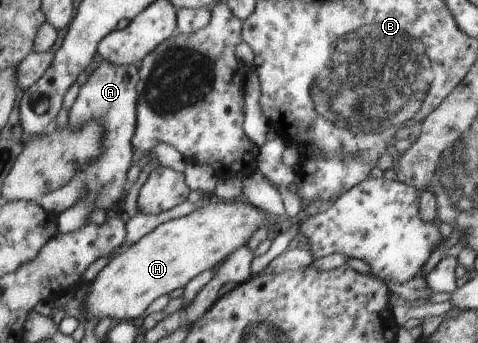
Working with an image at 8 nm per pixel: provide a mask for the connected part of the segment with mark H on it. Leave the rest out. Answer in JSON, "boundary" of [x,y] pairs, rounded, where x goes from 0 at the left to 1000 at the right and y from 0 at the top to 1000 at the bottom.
{"boundary":[[[427,580],[408,615],[347,644],[289,706],[243,735],[224,778],[211,784],[190,822],[186,860],[169,886],[174,913],[184,930],[232,924],[236,945],[287,930],[328,866],[391,831],[433,784],[456,778],[500,720],[517,717],[517,703],[538,668],[559,665],[577,641],[550,609],[513,589],[504,580]]]}

